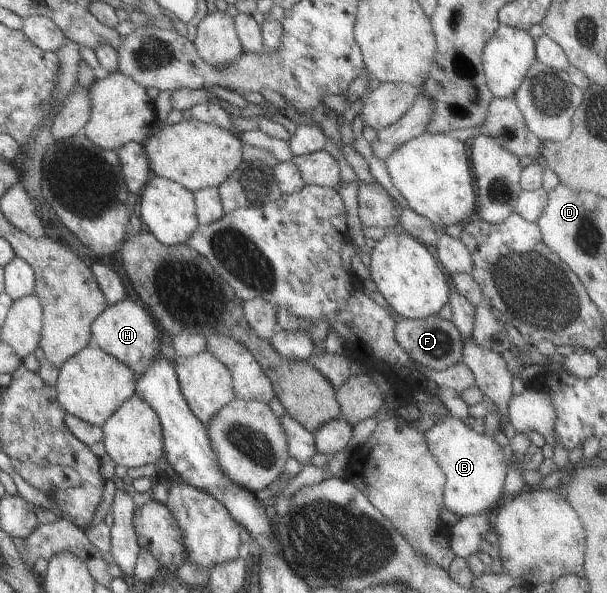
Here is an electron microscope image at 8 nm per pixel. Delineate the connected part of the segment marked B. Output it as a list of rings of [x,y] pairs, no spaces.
[[[447,416],[443,422],[423,432],[428,452],[444,473],[445,483],[441,503],[452,514],[463,517],[482,511],[492,511],[500,502],[504,476],[508,472],[509,456],[492,437],[470,429],[460,419]]]

